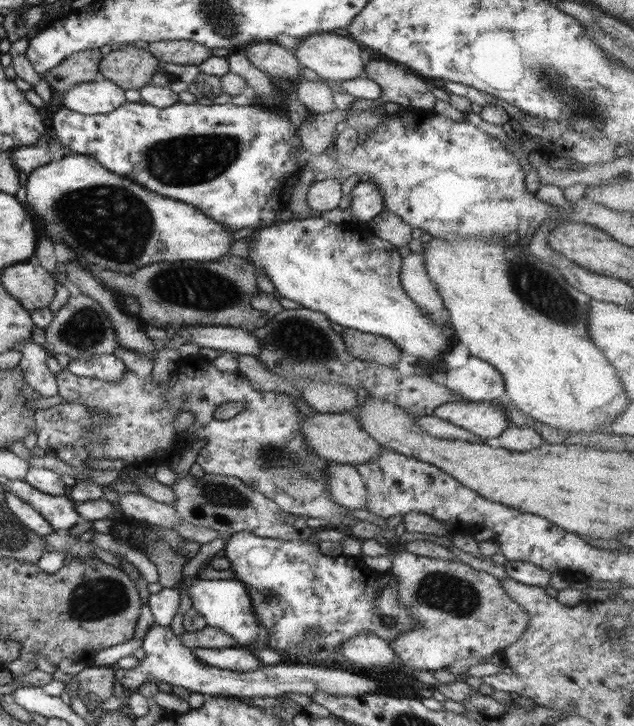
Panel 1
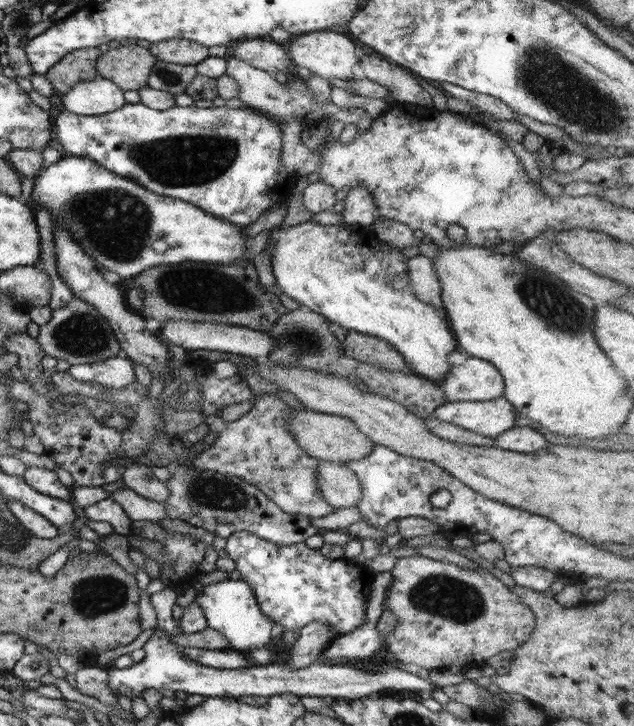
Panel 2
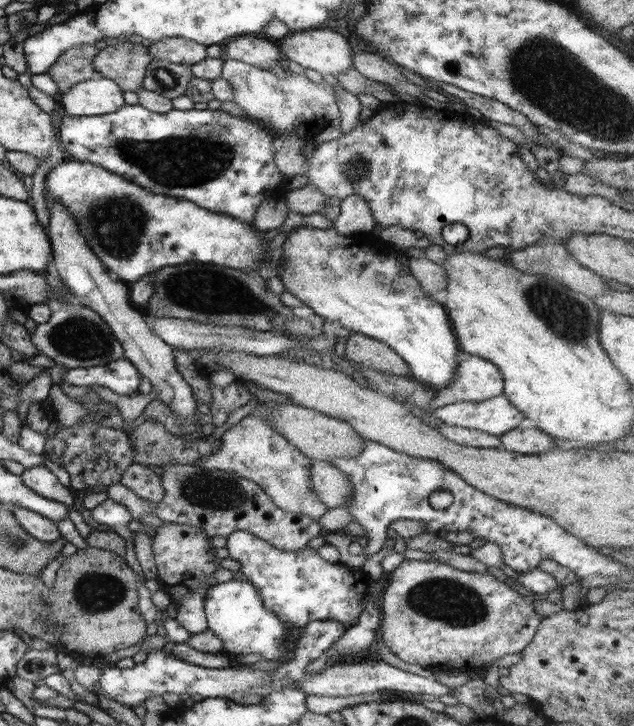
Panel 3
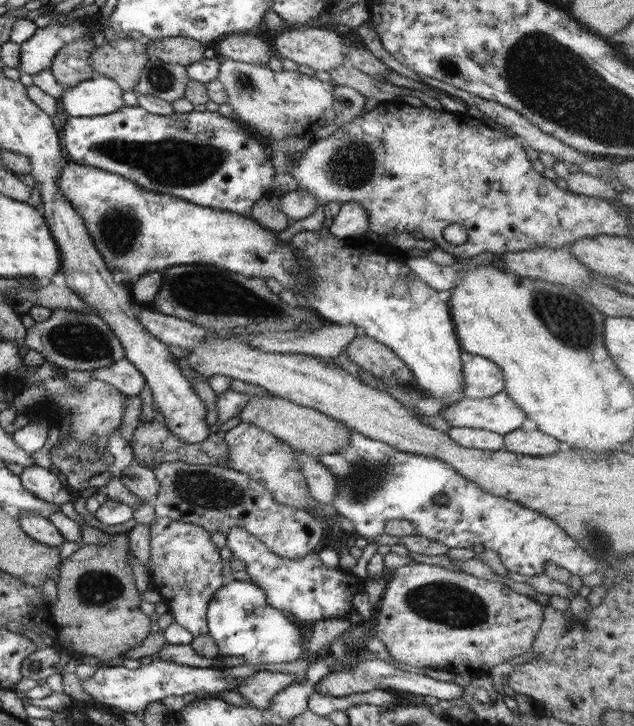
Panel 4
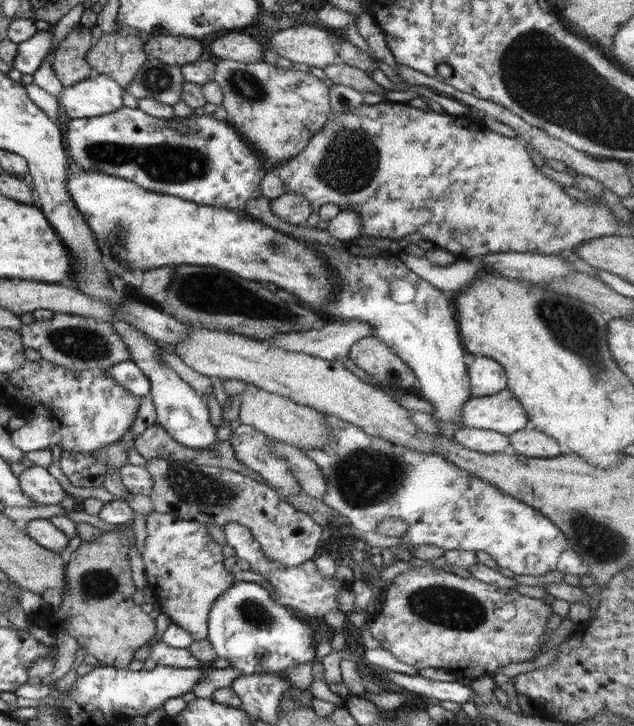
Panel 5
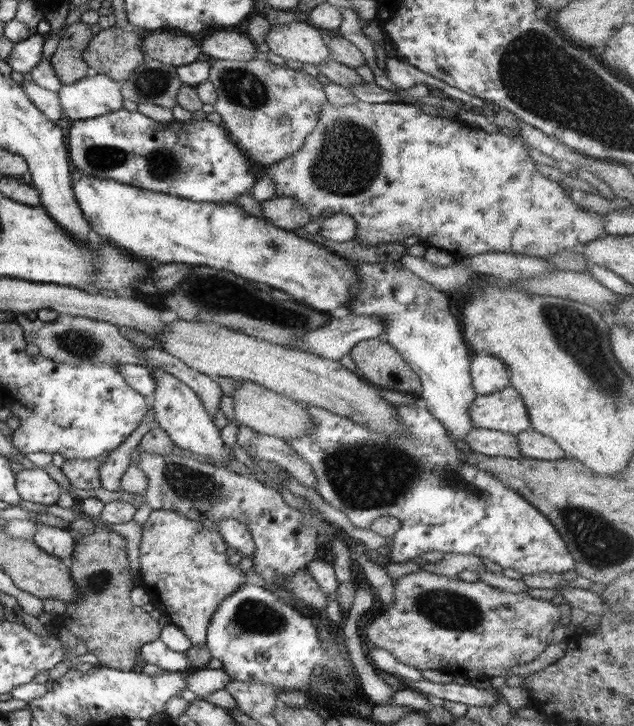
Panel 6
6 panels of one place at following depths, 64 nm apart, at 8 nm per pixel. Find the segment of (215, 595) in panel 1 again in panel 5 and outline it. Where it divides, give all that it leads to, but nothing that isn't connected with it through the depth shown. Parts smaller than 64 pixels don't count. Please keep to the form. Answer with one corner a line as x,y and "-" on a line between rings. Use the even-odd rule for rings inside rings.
234,581
226,590
225,593
220,594
218,598
214,601
212,605
211,611
208,615
208,622
207,622
207,639
212,643
216,654
220,658
226,658
232,662
232,666
235,669
238,669
242,675
251,675
251,674
269,674
269,675
276,675
277,677
282,677
283,679
288,679
288,675
285,673
284,670
286,668
290,668
292,666
296,666
297,664
302,664
304,662
310,662
315,660
316,653
316,643
314,640
313,635
313,627
314,624
310,620
306,620
305,618
297,616
295,612
292,612
290,609
278,604
273,598
271,597
270,589
265,589
259,583
253,582
244,582
244,581

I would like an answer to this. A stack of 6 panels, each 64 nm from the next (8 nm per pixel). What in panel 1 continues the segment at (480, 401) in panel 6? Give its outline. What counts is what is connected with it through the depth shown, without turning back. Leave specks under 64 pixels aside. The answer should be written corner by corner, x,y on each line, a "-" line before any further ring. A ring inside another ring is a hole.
462,400
441,404
434,410
437,418
480,436
482,439
499,437
510,426
506,414
508,413
503,408
503,404
494,404
493,401

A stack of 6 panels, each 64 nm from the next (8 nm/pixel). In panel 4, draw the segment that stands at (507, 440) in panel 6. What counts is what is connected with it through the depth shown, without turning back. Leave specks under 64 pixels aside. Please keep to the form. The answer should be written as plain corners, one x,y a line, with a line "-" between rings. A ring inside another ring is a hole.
452,427
447,435
466,448
477,448
483,451
508,451
503,435
496,432
475,430
474,428

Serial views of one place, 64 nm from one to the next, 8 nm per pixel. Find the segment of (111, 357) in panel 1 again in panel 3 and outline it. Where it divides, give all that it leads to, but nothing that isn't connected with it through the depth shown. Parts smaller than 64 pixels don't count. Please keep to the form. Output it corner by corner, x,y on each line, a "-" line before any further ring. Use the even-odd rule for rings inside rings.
127,359
114,360
110,364
100,364
88,368
67,369
63,380
72,386
106,386
123,395
138,392
141,374

